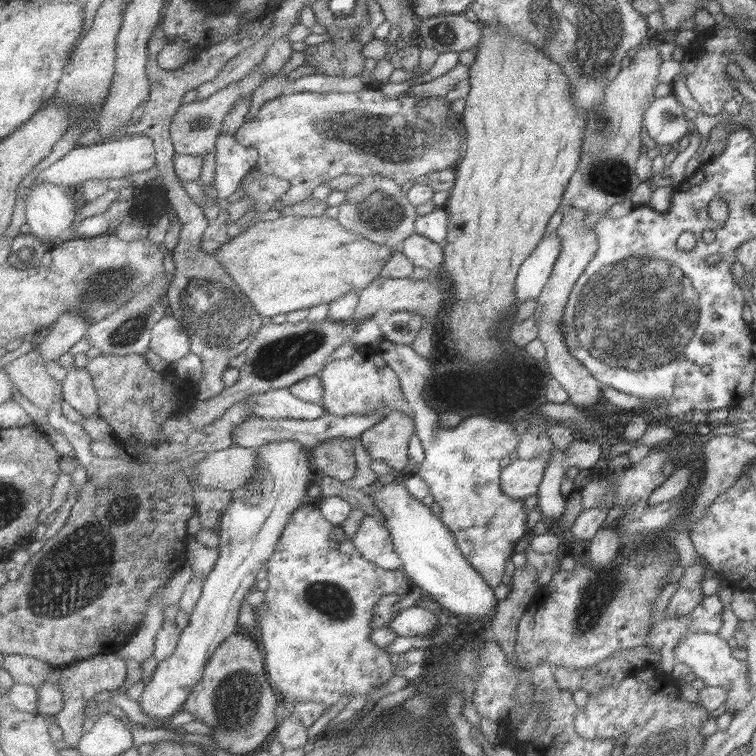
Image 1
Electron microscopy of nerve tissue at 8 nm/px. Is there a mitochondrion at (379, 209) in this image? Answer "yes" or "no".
yes

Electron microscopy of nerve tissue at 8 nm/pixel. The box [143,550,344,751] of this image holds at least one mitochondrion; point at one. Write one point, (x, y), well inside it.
(238, 696)

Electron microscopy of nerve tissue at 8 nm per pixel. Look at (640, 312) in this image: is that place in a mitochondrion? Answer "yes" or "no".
yes

